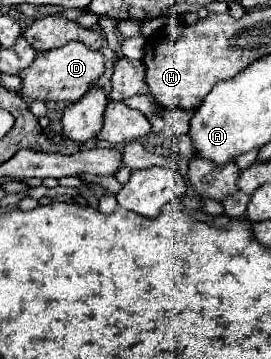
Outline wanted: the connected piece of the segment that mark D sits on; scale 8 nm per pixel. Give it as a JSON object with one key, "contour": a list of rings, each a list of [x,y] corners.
{"contour":[[[71,41],[59,49],[51,49],[47,53],[39,53],[33,65],[21,73],[23,91],[21,95],[27,99],[39,101],[79,101],[95,81],[105,73],[105,55],[101,51],[89,49],[85,43]]]}

